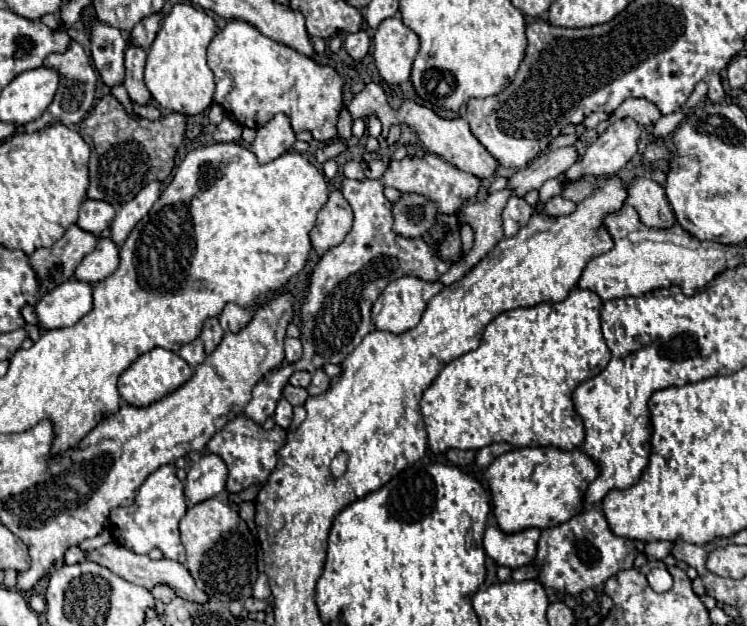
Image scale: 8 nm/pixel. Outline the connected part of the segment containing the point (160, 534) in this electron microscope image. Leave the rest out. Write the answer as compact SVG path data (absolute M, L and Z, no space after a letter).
M174 464L160 466L144 480L132 506L112 510L110 514L110 528L114 534L112 538L124 548L140 554L148 554L148 550L160 548L164 558L184 564L186 556L184 556L184 546L180 542L178 522L186 514L186 508L188 500L184 496L184 484L176 478L176 466Z

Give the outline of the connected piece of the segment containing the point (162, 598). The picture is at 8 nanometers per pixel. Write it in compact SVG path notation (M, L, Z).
M154 586L150 592L152 592L152 596L154 596L158 602L162 602L162 604L168 604L168 602L174 598L172 588L168 588L168 586Z

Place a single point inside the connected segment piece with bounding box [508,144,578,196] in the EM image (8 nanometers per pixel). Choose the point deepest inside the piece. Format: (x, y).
(548, 165)

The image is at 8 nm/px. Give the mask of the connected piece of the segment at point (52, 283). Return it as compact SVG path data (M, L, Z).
M80 226L68 228L68 232L50 248L38 248L30 256L30 264L36 270L44 292L64 284L74 276L80 260L96 248L98 238Z

